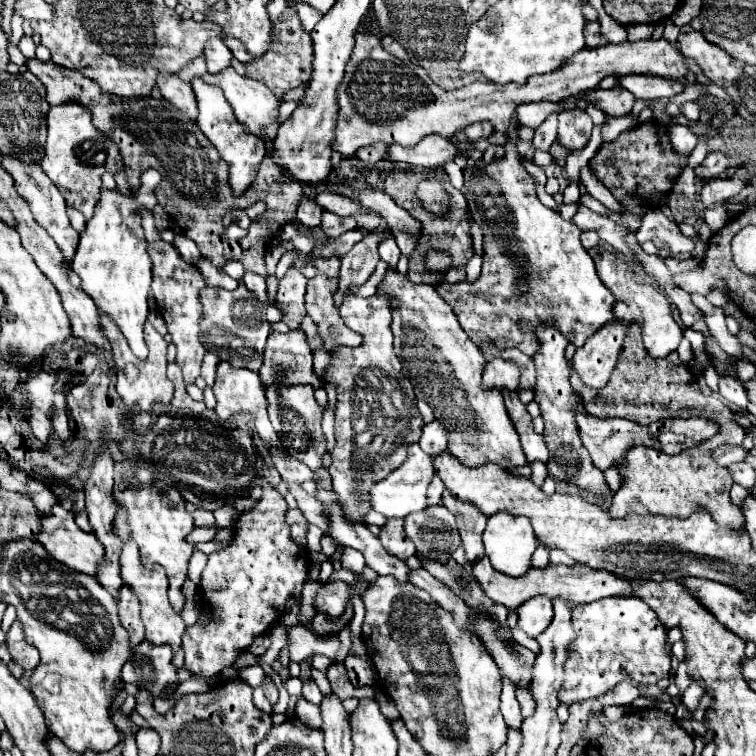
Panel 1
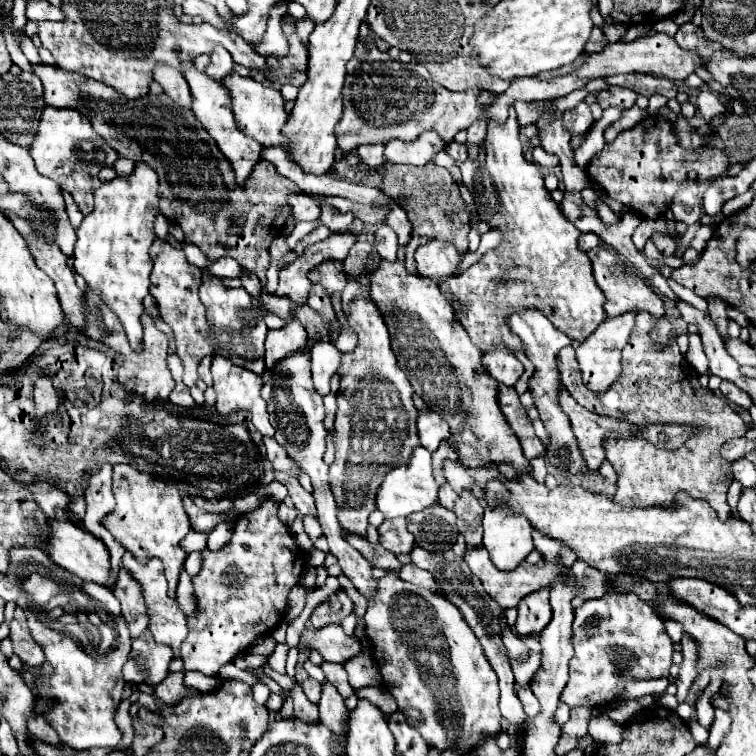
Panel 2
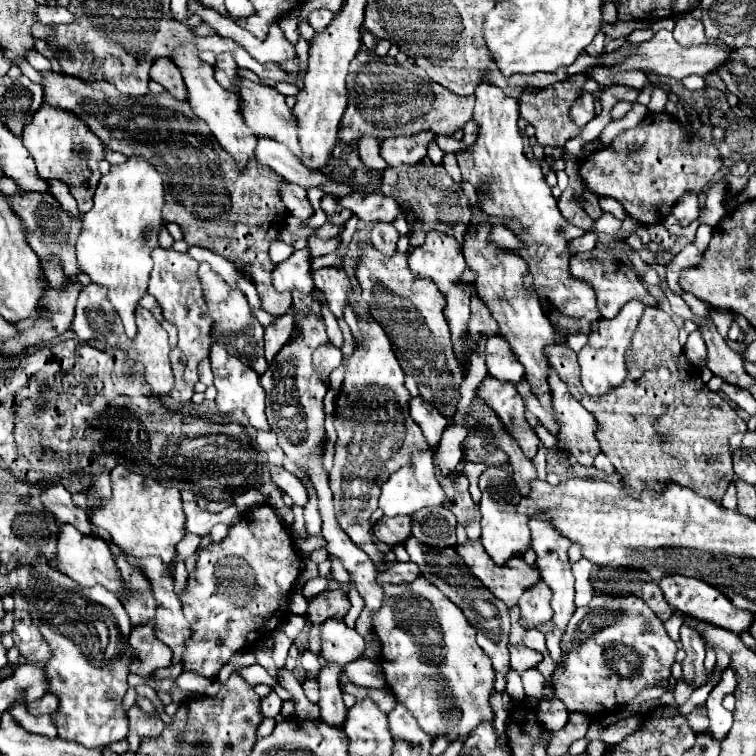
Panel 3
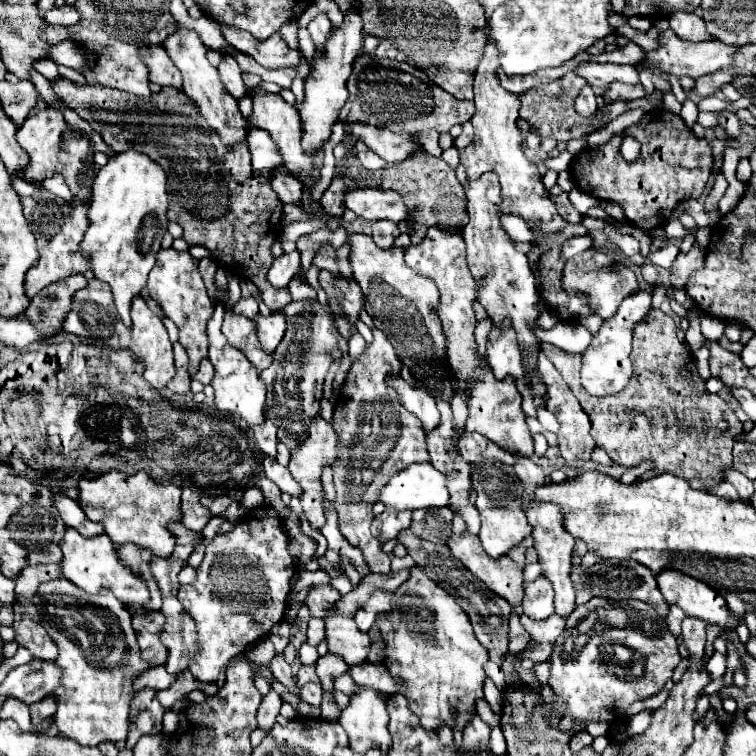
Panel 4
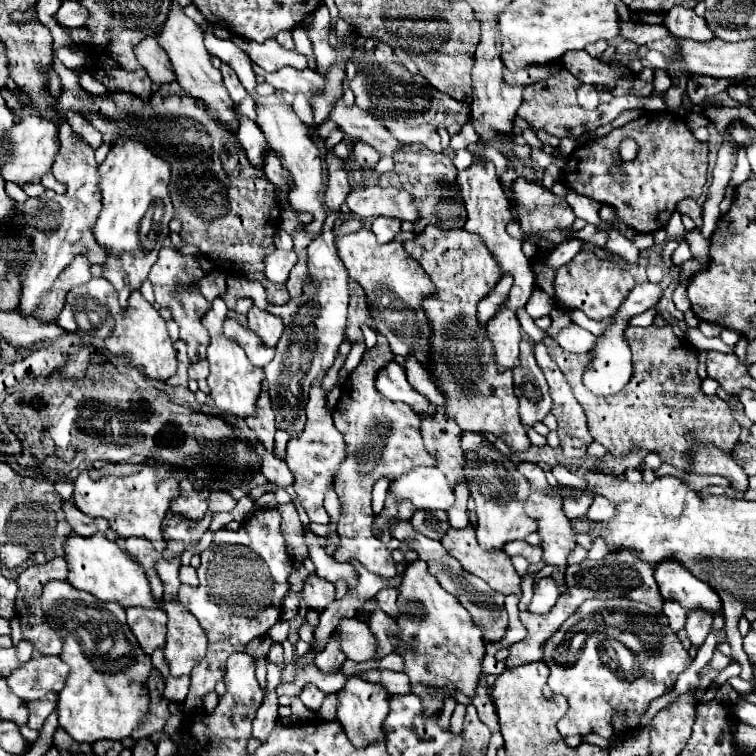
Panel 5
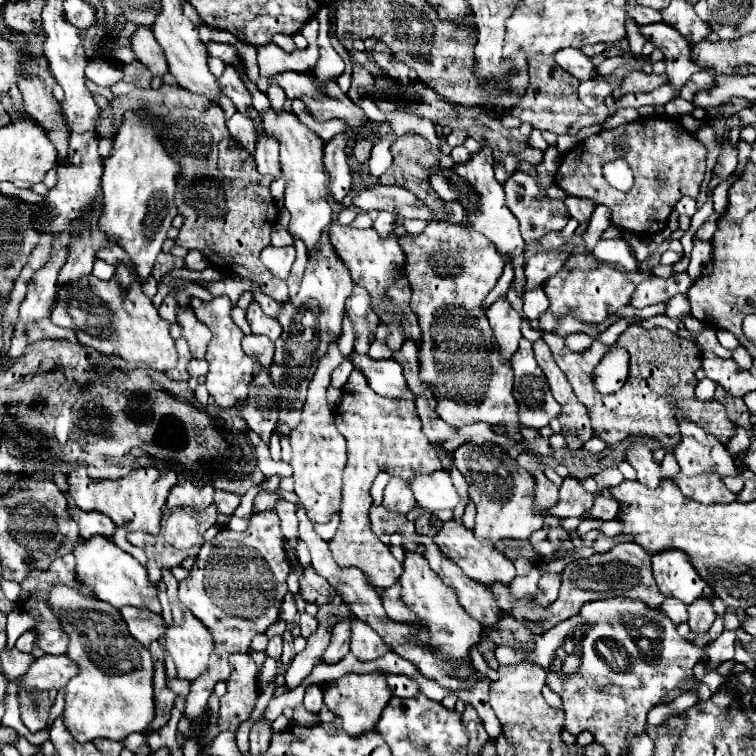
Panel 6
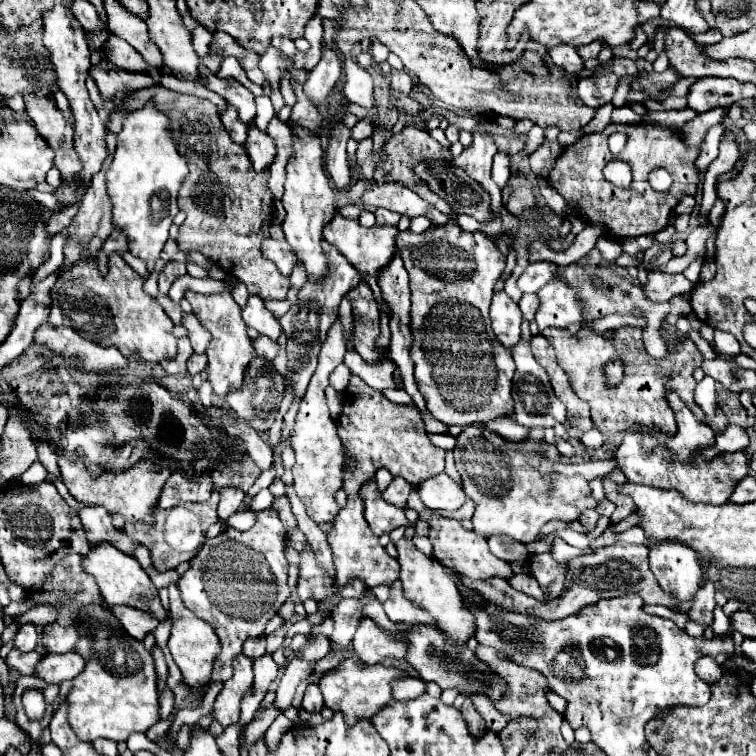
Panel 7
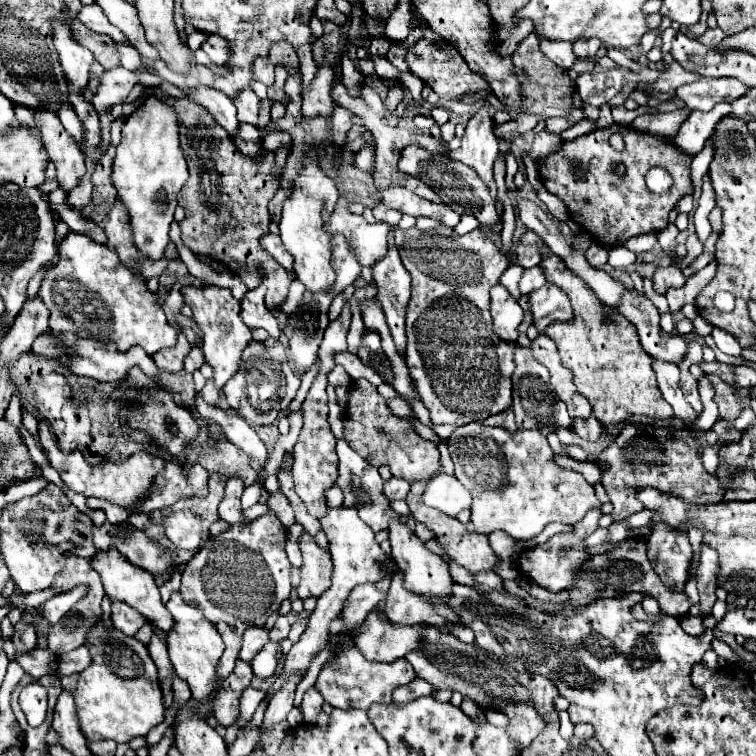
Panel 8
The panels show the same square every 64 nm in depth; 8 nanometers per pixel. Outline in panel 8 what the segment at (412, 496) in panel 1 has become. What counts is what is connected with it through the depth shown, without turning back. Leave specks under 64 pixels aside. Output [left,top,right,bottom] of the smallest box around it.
[424,474,472,516]

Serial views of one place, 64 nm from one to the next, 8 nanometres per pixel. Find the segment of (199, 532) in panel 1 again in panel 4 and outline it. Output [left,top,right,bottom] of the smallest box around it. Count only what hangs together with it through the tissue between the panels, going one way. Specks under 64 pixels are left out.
[152,546,194,598]

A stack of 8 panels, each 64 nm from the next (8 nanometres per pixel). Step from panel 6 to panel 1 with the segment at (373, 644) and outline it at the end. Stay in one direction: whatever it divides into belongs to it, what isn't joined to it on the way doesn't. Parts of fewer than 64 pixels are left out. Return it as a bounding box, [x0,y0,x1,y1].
[288,624,340,662]

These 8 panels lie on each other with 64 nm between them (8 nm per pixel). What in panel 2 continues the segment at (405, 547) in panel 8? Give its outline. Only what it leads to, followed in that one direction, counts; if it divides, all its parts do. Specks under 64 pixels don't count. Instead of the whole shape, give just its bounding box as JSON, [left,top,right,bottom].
[364,572,502,754]

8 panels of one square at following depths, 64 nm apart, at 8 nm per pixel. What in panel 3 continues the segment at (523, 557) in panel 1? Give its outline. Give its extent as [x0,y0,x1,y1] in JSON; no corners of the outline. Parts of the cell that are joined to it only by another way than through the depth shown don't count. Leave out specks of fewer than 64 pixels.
[480,486,530,564]

